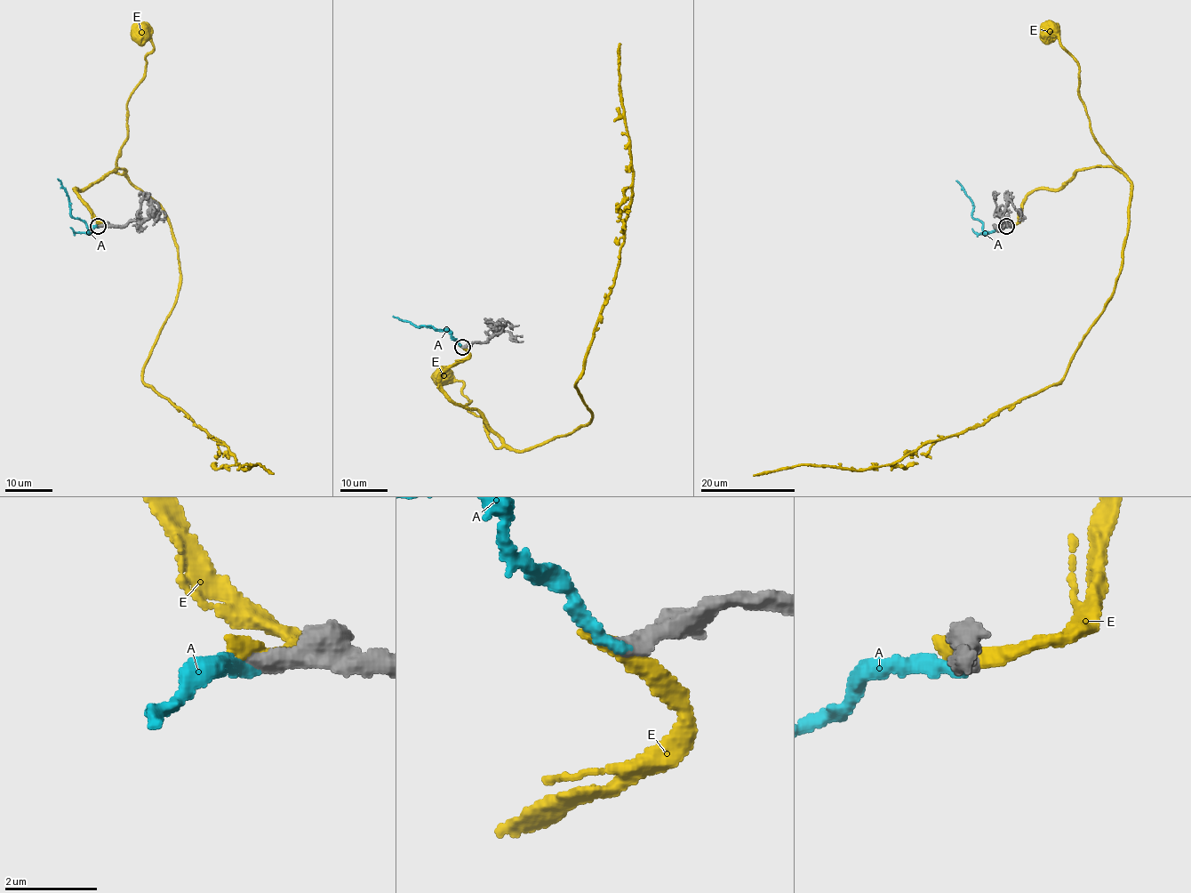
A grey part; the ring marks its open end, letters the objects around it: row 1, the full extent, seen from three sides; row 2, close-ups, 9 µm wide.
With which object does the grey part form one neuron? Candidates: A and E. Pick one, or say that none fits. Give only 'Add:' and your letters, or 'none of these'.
Add: none of these

